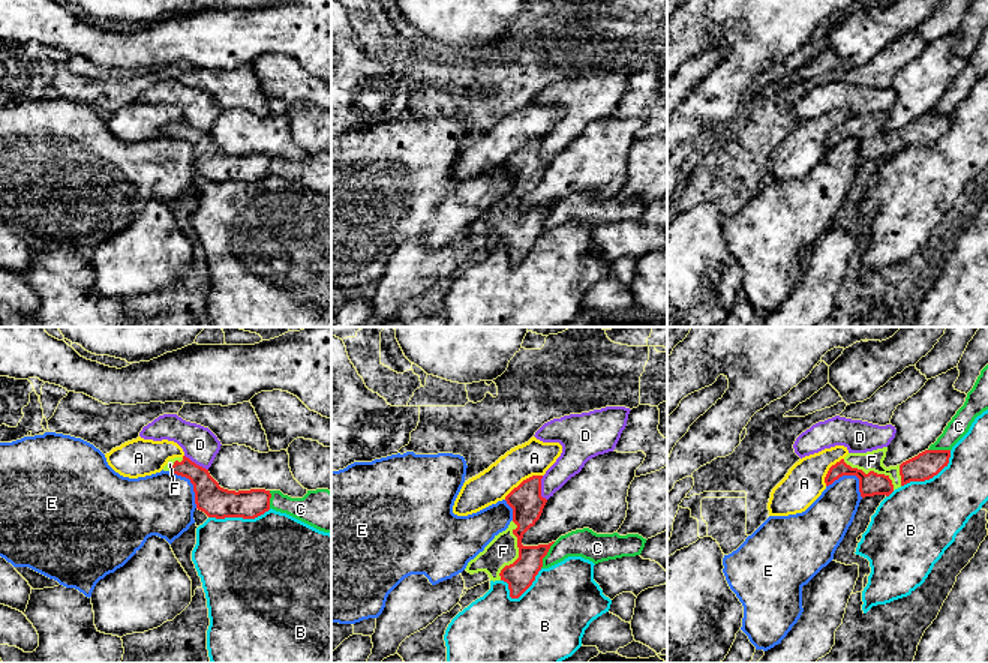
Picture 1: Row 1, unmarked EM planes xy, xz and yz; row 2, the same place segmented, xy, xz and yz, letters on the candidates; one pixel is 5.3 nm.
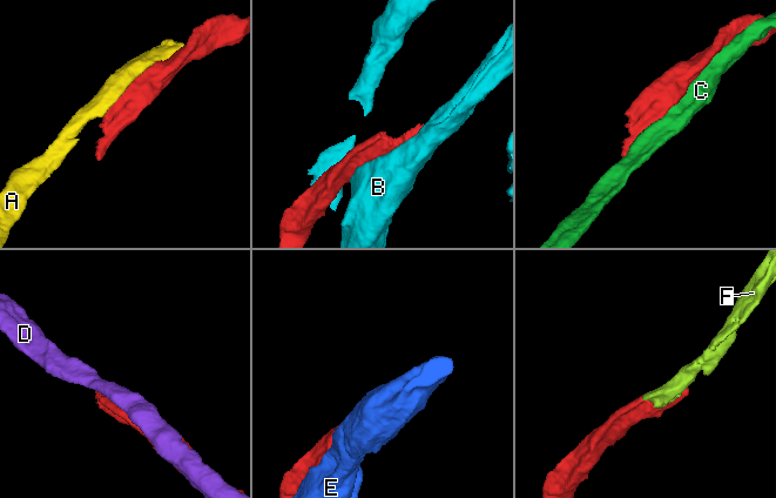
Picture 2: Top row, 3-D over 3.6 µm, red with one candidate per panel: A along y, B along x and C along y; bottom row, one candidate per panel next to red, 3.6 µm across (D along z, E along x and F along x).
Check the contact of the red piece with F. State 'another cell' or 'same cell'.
same cell

